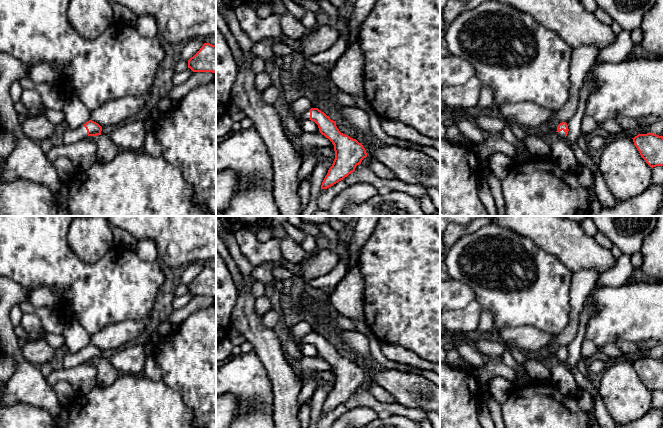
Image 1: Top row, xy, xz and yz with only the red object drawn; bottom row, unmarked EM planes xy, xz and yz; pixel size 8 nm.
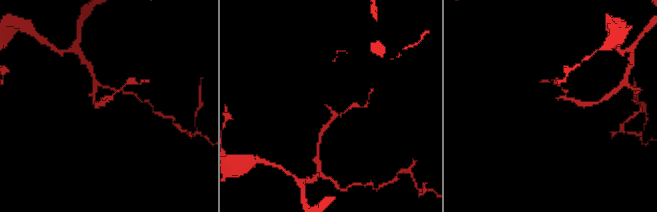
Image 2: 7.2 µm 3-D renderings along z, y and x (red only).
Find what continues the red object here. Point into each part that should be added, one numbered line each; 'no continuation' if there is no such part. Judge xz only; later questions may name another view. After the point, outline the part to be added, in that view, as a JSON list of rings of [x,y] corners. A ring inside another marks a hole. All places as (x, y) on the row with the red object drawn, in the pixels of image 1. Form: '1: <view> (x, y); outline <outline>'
1: xz (306, 115); outline [[[289,101],[289,112],[291,112],[292,116],[294,117],[294,112],[292,109],[292,102],[290,102],[290,101]],[[309,110],[305,111],[300,117],[295,118],[295,119],[298,121],[309,120],[310,119],[310,111]]]

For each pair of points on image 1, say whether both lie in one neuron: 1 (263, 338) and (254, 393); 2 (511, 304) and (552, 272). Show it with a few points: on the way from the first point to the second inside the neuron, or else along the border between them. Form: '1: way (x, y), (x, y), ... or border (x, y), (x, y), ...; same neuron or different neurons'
1: border (252, 350), (261, 362), (270, 381); different neurons
2: way (521, 294), (526, 289), (542, 282); same neuron

